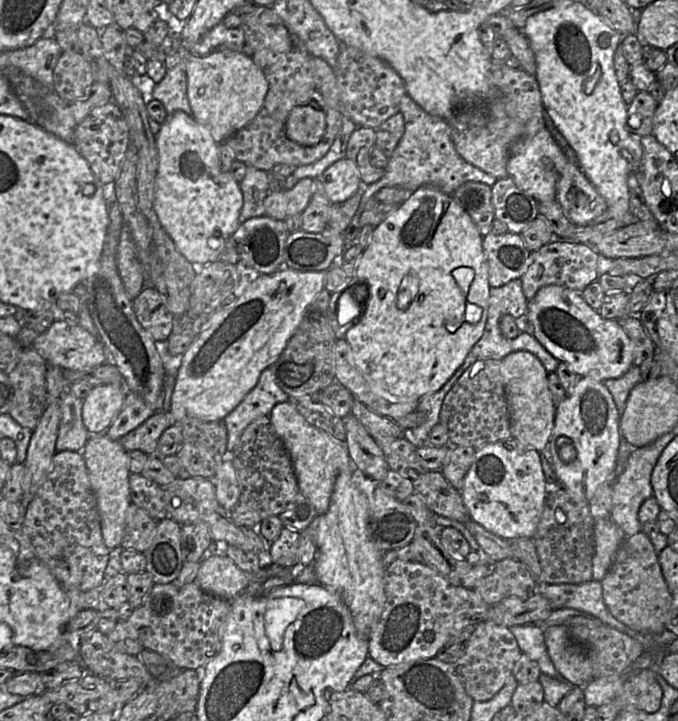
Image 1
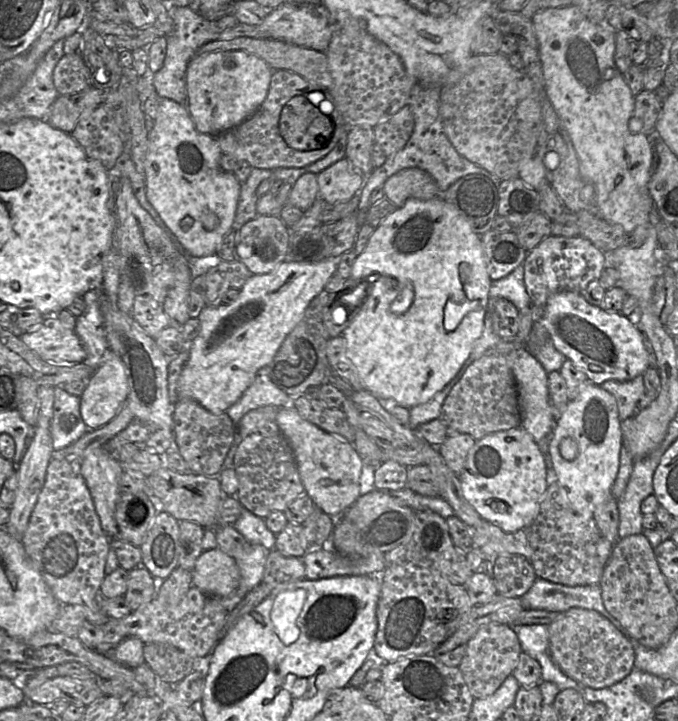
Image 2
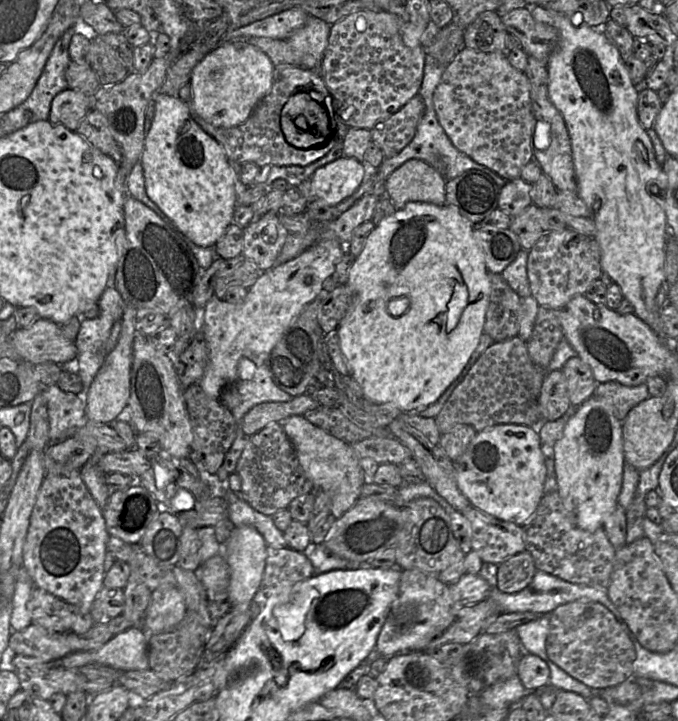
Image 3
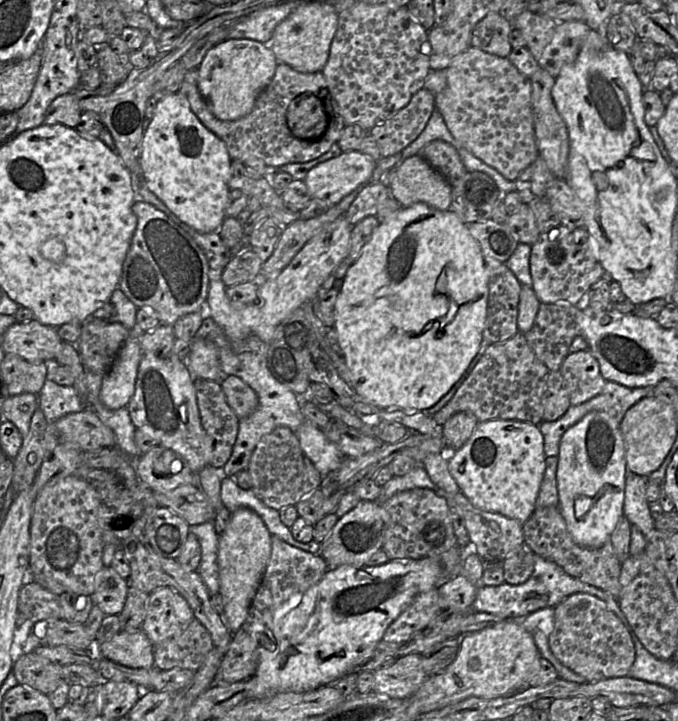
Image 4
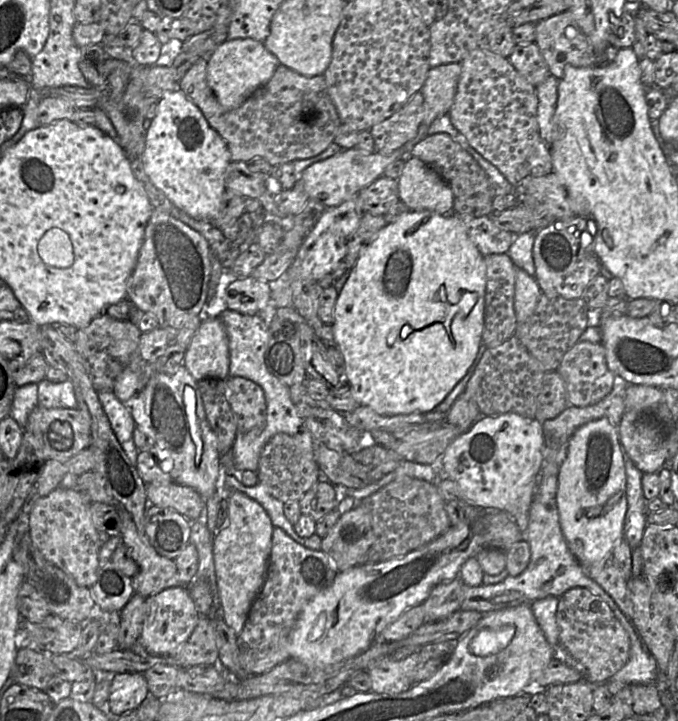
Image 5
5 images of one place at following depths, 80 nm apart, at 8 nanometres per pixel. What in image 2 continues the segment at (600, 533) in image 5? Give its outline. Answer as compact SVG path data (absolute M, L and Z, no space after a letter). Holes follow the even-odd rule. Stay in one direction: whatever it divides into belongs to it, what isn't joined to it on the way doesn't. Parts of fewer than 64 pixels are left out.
M590 381L586 382L578 397L569 401L565 410L557 418L549 439L550 457L557 476L556 483L565 490L573 508L582 515L593 516L596 507L611 495L611 489L619 470L622 442L622 421L618 417L614 396L599 385ZM564 438L571 438L577 445L577 455L572 460L567 460L561 455L560 443Z

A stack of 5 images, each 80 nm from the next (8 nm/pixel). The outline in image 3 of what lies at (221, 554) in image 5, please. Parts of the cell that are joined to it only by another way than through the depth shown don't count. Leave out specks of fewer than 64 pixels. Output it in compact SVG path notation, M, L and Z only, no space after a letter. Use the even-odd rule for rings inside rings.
M235 527L226 544L222 546L222 553L230 568L230 582L227 589L232 604L230 611L249 610L263 578L267 559L267 544L254 527Z

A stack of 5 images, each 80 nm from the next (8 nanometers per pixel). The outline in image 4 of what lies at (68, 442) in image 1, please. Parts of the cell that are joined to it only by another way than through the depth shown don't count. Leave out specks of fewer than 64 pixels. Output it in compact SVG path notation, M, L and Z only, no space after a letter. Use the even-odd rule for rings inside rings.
M47 378L38 394L38 408L49 423L67 414L81 412L89 405L82 402L74 386L58 385Z

